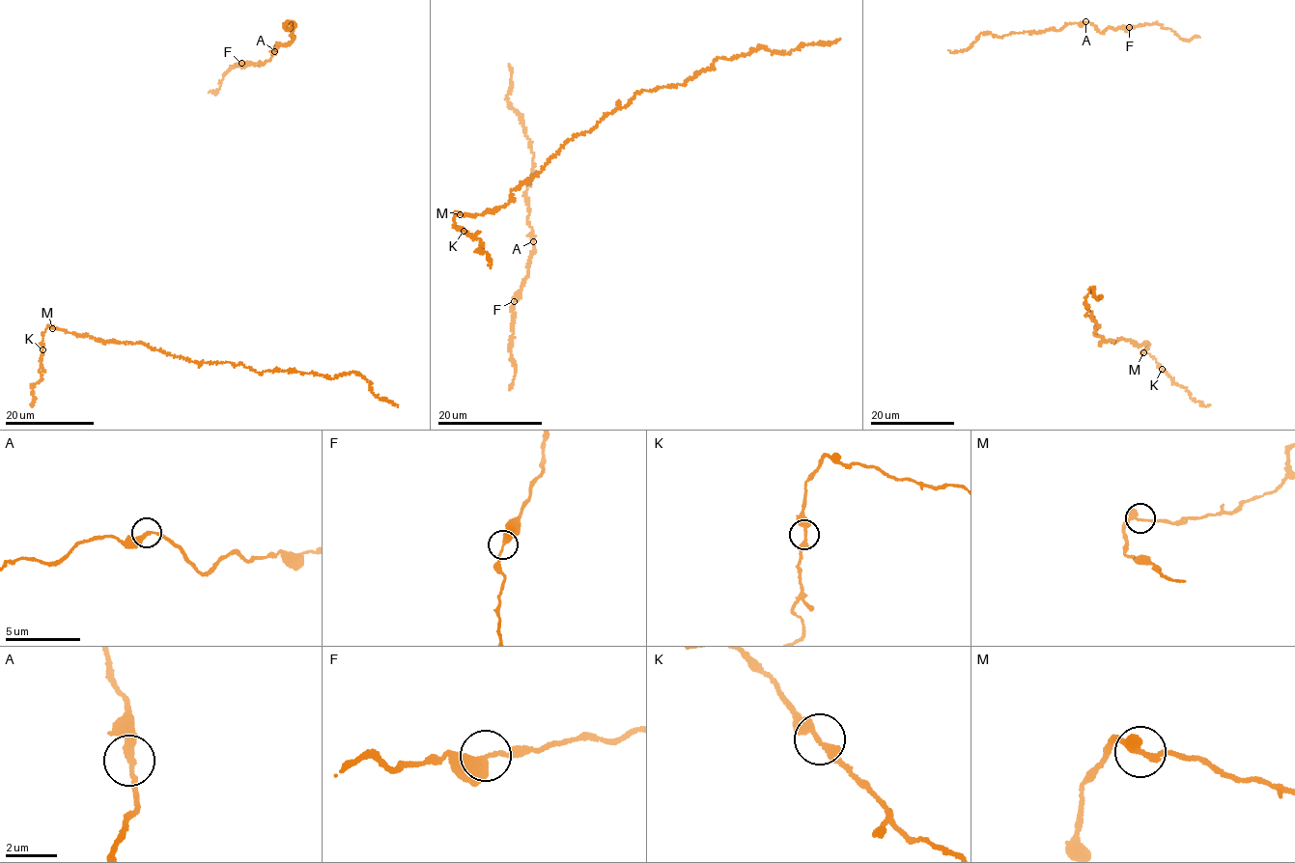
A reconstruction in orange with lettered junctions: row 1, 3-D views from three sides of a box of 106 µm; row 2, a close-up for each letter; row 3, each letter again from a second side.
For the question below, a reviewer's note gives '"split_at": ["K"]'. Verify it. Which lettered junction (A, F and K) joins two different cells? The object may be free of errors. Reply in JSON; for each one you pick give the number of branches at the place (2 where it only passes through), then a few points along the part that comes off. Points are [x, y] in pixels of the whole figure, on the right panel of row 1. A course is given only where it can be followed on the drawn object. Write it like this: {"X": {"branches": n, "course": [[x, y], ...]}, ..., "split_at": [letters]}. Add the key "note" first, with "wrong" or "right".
{"note": "wrong", "split_at": []}

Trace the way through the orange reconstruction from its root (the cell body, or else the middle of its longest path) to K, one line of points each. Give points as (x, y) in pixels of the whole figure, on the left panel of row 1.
K: (88, 334), (48, 326), (42, 335), (42, 349)

